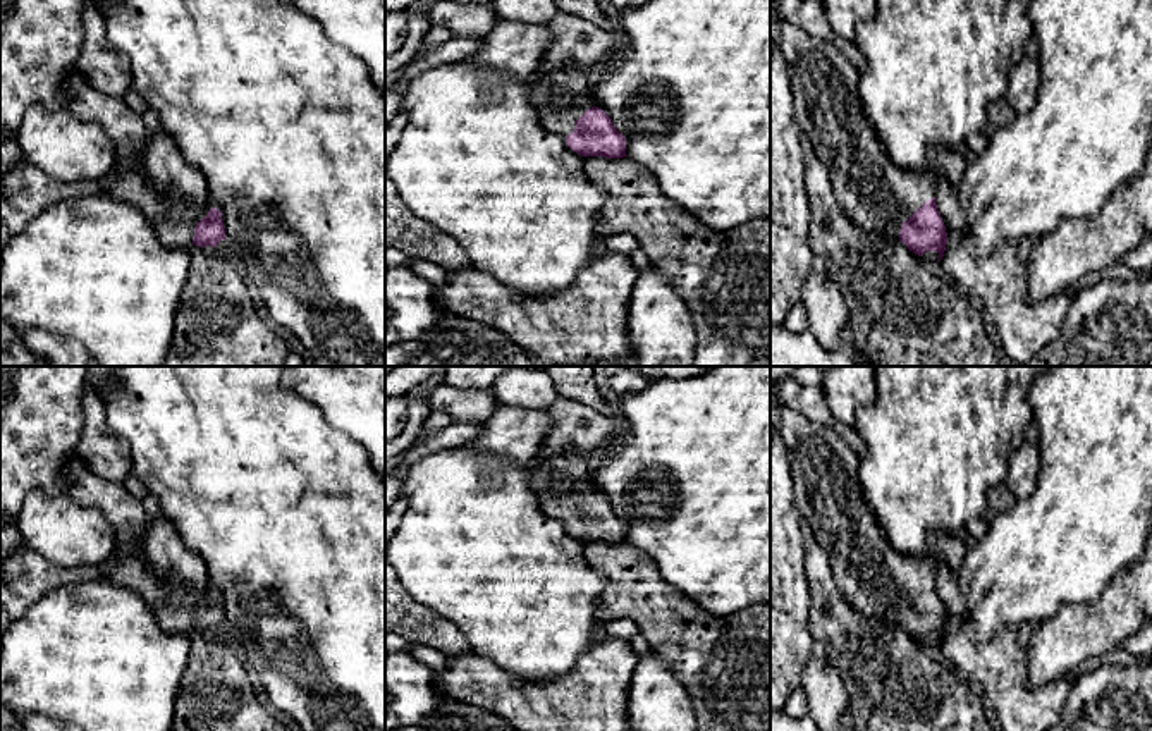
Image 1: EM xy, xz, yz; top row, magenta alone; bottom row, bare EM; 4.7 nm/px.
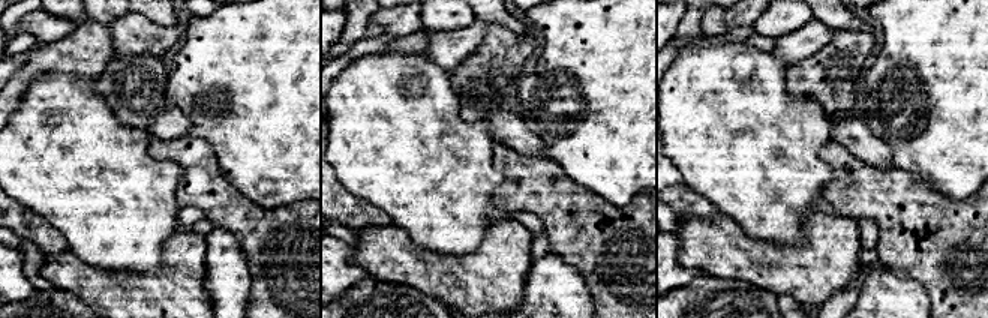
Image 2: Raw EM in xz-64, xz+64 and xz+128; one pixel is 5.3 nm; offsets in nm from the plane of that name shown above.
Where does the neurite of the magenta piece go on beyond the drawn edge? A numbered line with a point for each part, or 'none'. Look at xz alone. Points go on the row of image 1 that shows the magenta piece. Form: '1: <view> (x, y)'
1: xz (561, 97)

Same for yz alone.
1: yz (877, 196)

